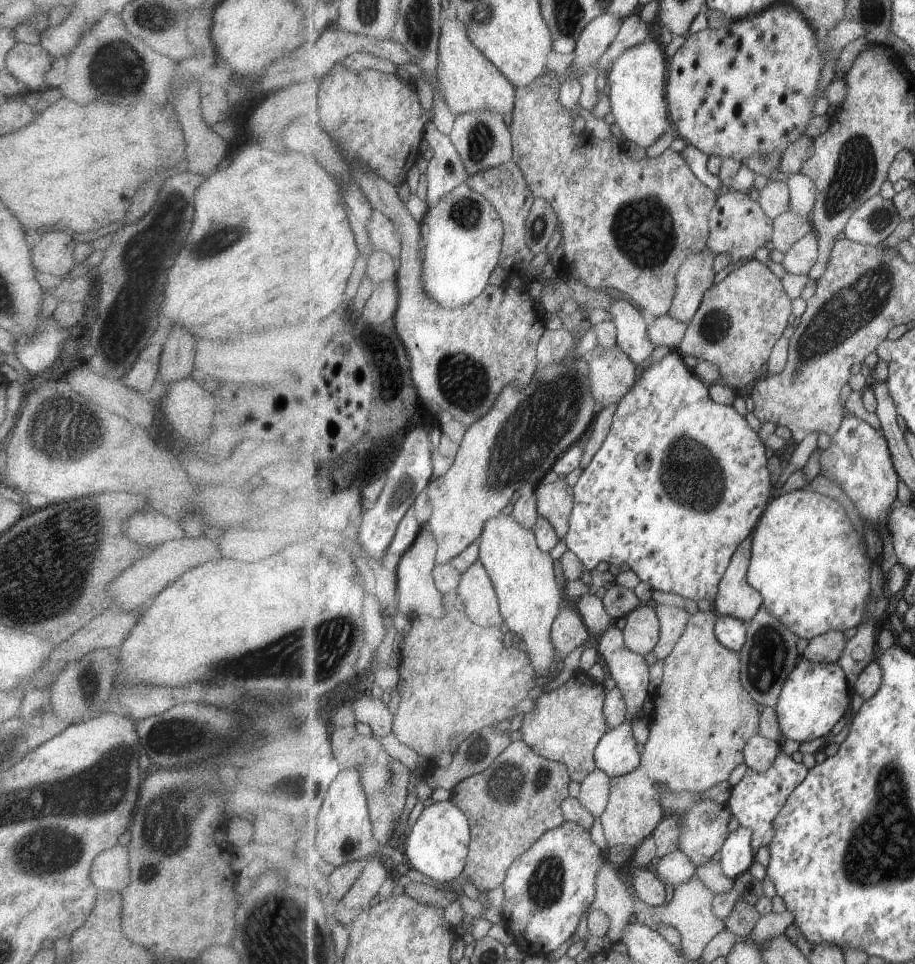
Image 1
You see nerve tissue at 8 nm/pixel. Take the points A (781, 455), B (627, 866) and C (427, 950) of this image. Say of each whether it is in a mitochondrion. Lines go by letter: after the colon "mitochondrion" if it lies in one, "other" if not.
A: other
B: other
C: other

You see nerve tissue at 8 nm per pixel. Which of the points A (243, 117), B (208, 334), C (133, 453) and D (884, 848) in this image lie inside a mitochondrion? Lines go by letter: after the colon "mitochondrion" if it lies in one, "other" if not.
A: other
B: other
C: other
D: mitochondrion

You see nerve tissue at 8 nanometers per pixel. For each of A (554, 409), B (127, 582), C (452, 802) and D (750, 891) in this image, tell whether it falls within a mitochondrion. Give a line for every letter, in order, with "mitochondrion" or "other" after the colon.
A: mitochondrion
B: other
C: other
D: mitochondrion

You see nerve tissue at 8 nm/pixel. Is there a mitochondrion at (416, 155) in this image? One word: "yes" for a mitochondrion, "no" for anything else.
no

